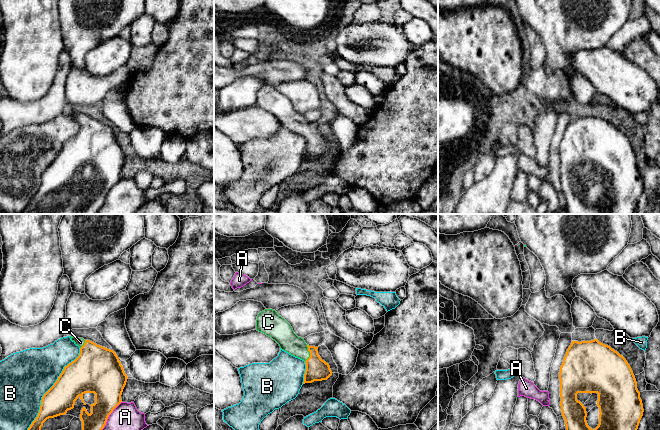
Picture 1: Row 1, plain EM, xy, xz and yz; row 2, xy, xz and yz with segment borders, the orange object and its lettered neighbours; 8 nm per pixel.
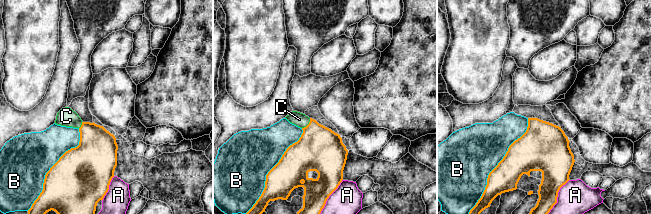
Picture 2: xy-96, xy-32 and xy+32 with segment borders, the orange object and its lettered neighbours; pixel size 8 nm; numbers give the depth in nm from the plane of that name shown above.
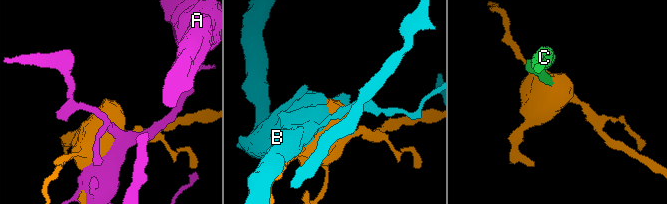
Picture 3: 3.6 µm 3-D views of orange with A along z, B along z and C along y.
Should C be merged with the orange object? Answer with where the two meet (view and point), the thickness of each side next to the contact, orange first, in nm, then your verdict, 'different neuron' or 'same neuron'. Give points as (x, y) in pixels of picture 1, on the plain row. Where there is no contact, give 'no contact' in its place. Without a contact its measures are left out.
xz (310, 129) | 180/160 nm | same neuron

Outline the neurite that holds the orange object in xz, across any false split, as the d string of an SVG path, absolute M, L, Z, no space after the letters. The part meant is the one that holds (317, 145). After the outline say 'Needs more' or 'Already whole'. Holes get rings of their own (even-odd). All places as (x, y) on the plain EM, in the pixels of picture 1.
M265 85L258 90L256 106L275 116L282 126L305 137L303 160L327 156L332 151L329 140L318 130L318 123L307 121L275 86Z. Needs more

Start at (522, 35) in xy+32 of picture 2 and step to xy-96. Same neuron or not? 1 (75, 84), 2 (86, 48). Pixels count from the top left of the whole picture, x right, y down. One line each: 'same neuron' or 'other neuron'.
1: same neuron
2: same neuron

